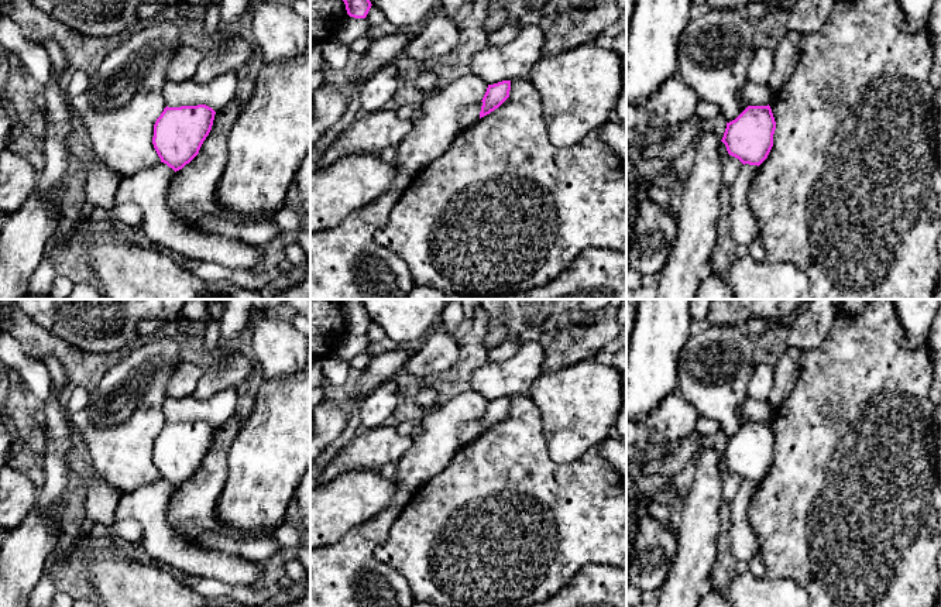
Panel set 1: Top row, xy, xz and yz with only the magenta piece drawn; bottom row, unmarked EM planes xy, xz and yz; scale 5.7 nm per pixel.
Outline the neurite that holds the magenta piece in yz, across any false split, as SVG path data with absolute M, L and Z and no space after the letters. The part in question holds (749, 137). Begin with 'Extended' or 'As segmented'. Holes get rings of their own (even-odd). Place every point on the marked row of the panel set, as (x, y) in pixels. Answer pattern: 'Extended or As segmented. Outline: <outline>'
As segmented. Outline: M748 106L735 120L727 123L722 143L729 155L743 165L760 165L773 147L776 121L770 106Z

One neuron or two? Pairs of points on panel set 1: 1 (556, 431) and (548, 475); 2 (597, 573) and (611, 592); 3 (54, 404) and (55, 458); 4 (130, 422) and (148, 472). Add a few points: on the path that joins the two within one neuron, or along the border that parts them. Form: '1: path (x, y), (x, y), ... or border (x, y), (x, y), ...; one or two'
1: border (542, 424), (556, 462), (583, 455); two
2: path (600, 578), (607, 587); one
3: path (55, 417), (55, 445); one
4: path (130, 435), (130, 453), (136, 459); one

